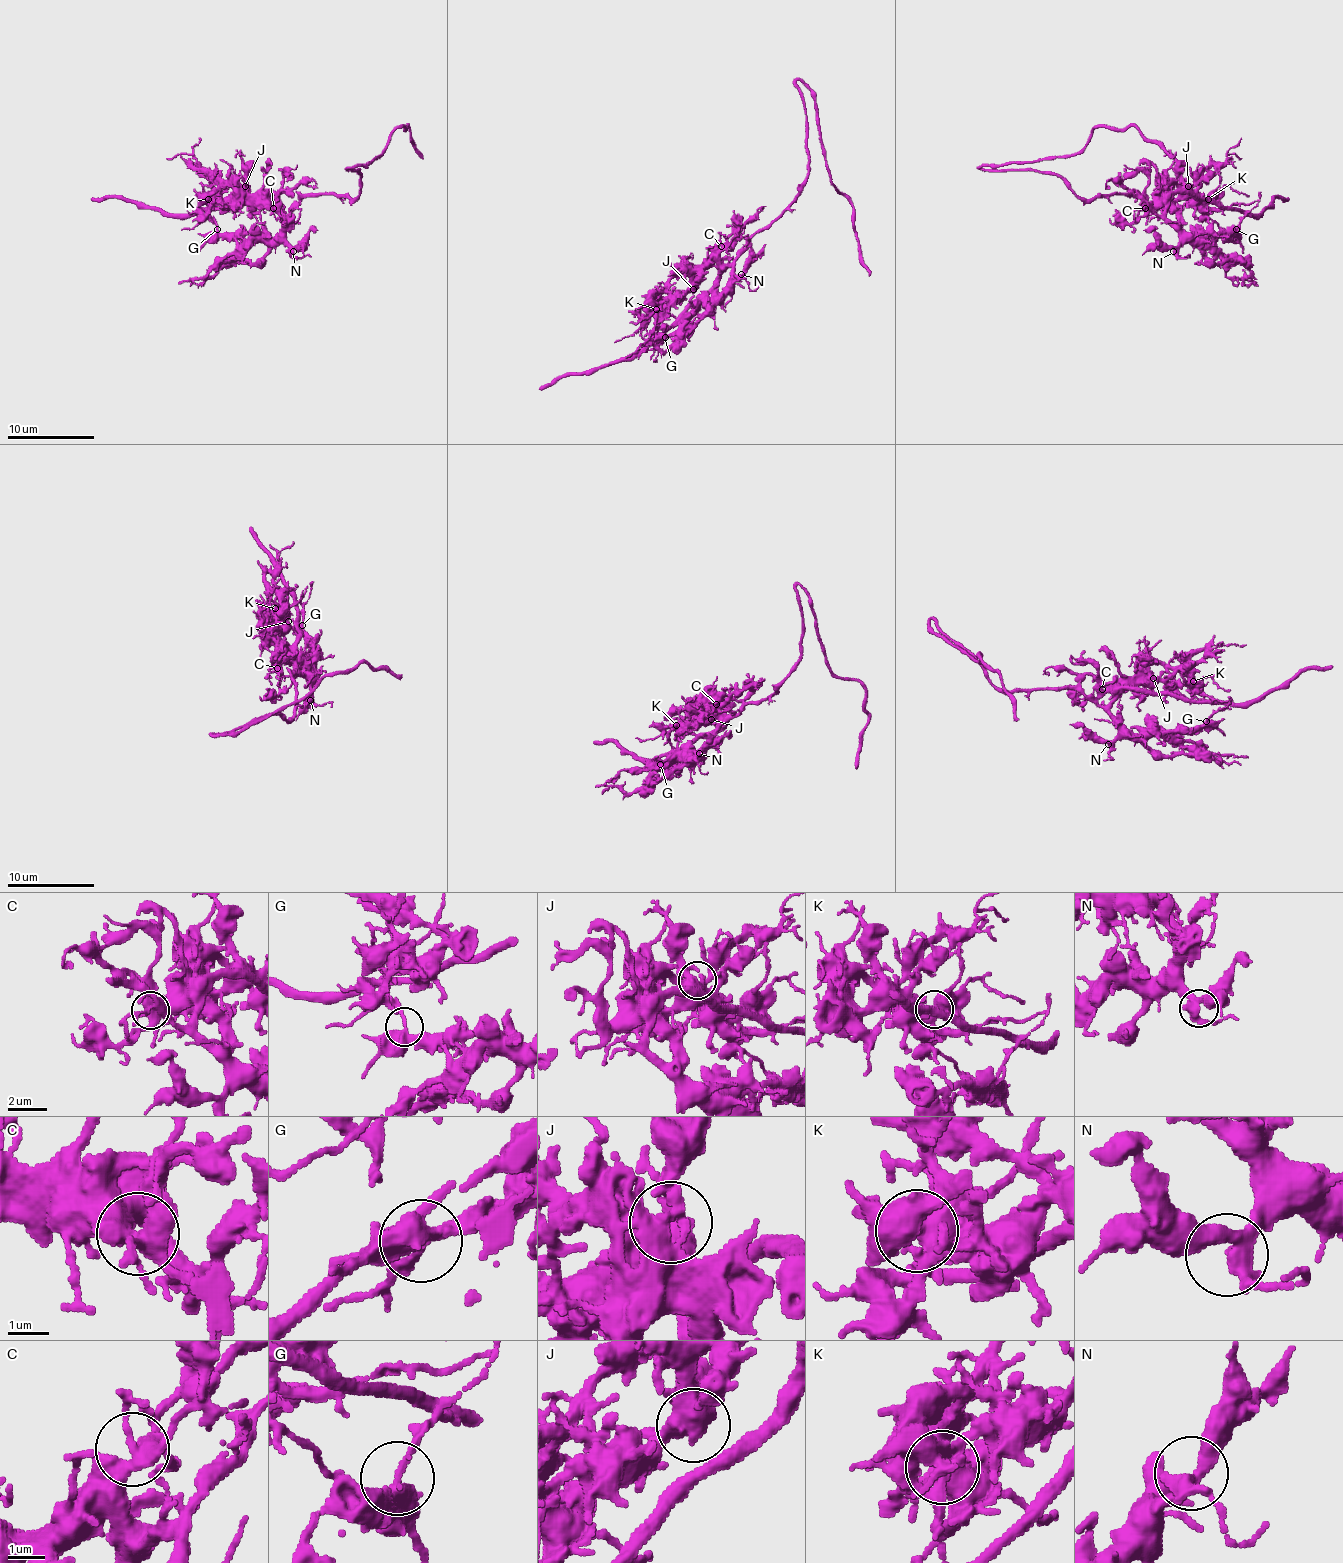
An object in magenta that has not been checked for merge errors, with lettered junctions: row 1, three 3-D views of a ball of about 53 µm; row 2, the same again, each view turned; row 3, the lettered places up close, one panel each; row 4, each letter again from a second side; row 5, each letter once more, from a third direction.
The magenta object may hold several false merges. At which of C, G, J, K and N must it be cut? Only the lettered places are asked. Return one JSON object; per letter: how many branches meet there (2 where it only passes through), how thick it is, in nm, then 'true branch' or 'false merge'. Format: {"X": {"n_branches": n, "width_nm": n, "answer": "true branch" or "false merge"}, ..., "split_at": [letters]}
{"C": {"n_branches": 4, "width_nm": 480, "answer": "true branch"}, "G": {"n_branches": 3, "width_nm": 320, "answer": "true branch"}, "J": {"n_branches": 4, "width_nm": 440, "answer": "true branch"}, "K": {"n_branches": 6, "width_nm": 360, "answer": "true branch"}, "N": {"n_branches": 3, "width_nm": 360, "answer": "true branch"}, "split_at": []}

